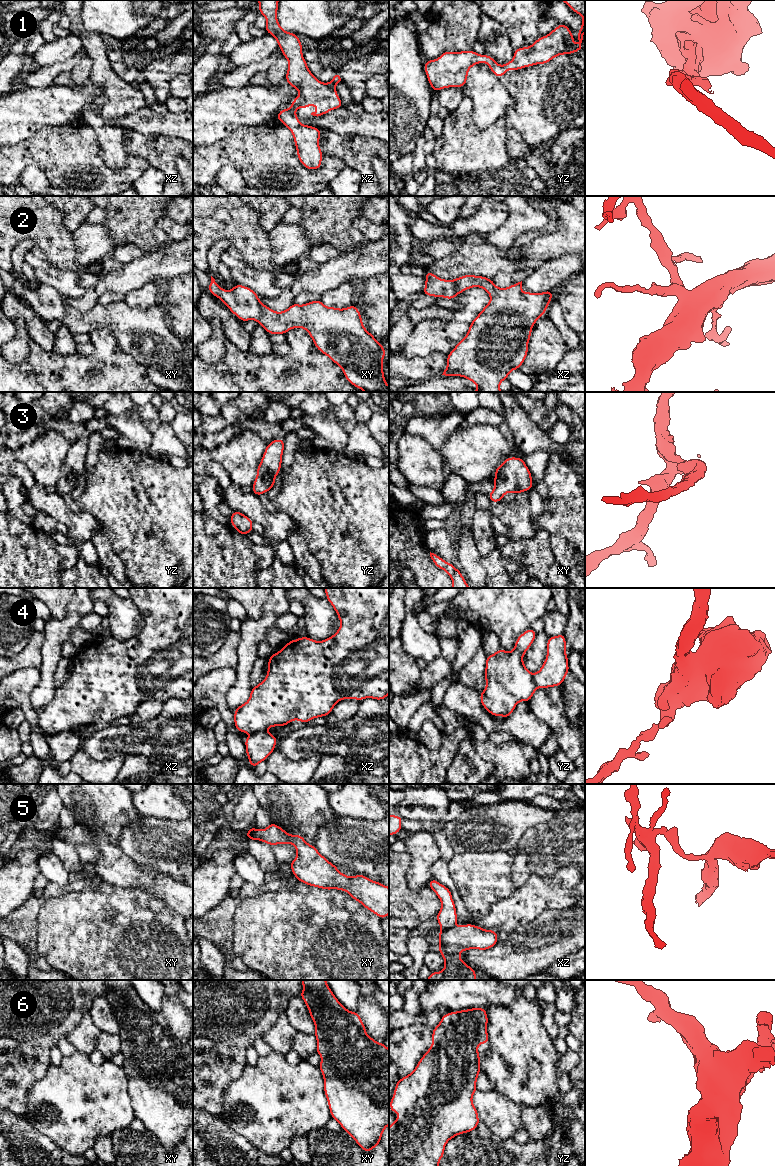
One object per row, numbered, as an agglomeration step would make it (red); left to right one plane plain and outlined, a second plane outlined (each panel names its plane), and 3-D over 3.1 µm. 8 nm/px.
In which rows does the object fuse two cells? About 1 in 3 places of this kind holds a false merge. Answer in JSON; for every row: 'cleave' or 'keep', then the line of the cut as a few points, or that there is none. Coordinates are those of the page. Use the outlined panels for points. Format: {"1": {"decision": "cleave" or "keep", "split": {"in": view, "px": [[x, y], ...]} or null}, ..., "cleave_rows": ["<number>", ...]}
{"1": {"decision": "keep", "split": null}, "2": {"decision": "keep", "split": null}, "3": {"decision": "keep", "split": null}, "4": {"decision": "cleave", "split": {"in": "xz", "px": [[265, 730], [250, 734]]}}, "5": {"decision": "cleave", "split": {"in": "xz", "px": [[453, 926], [441, 930]]}}, "6": {"decision": "keep", "split": null}, "cleave_rows": ["4", "5"]}

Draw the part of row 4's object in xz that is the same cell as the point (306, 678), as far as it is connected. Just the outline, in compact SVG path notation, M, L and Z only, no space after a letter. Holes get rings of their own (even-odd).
M324 588L326 598L341 622L337 632L322 641L309 637L290 640L268 659L265 679L250 692L248 701L234 712L238 731L258 733L269 727L286 727L293 720L303 723L328 716L341 700L366 698L383 700L389 695L389 588Z

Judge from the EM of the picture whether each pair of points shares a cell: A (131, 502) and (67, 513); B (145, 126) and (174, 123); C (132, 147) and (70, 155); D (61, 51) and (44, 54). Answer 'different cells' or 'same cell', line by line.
A: different cells
B: same cell
C: different cells
D: same cell

